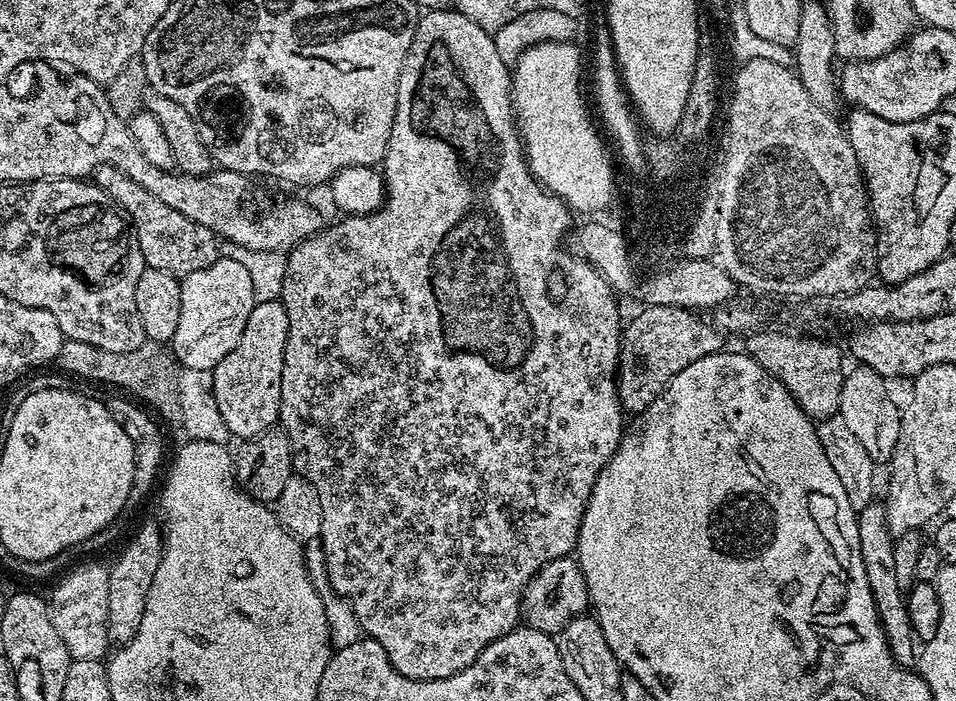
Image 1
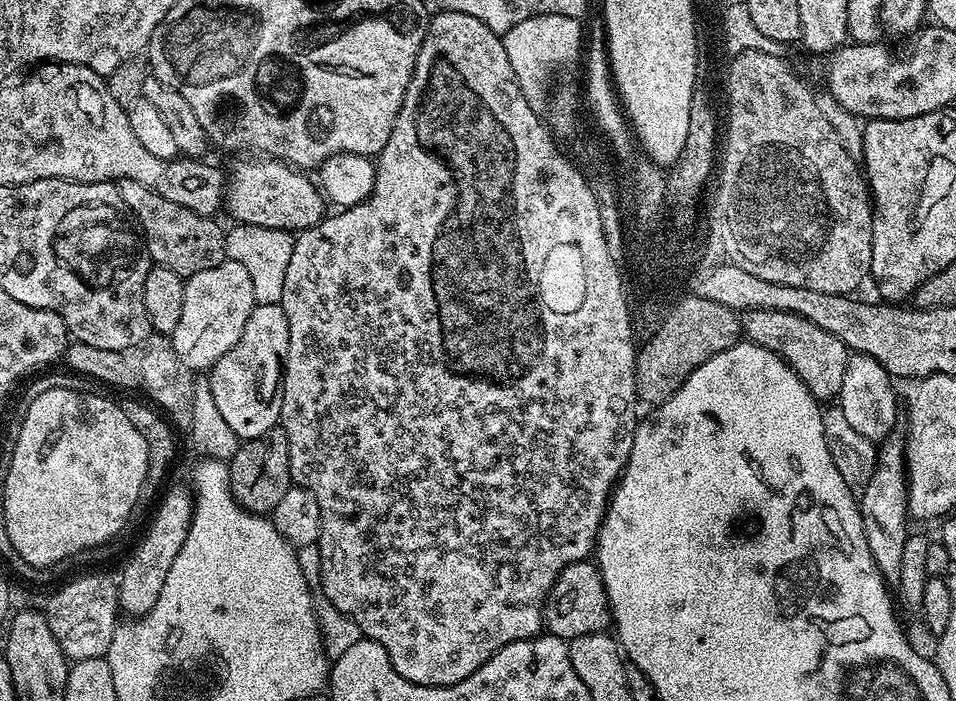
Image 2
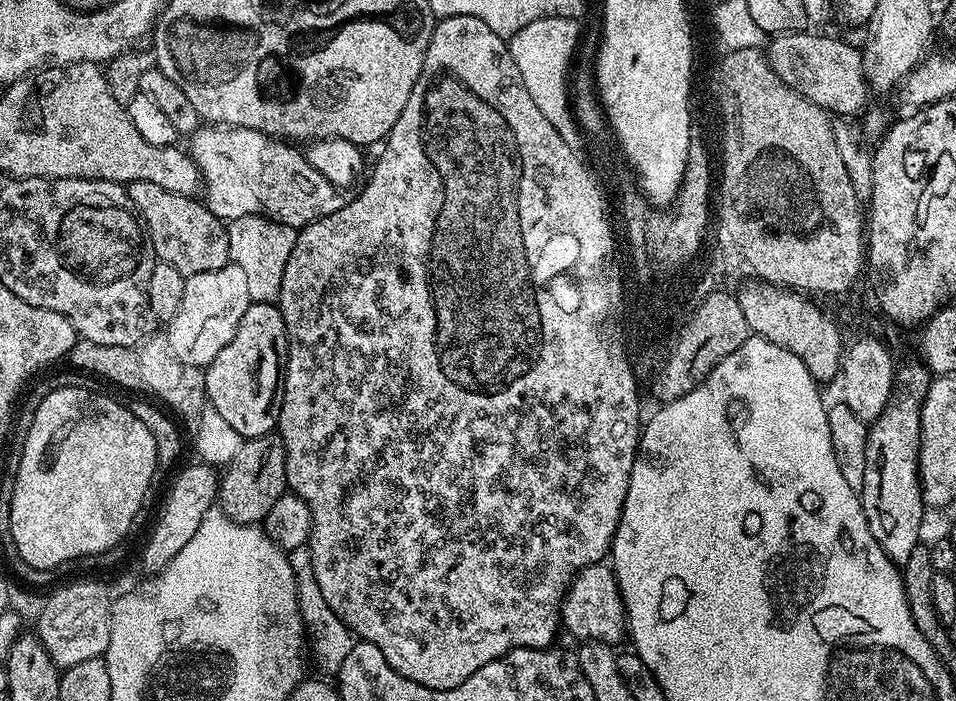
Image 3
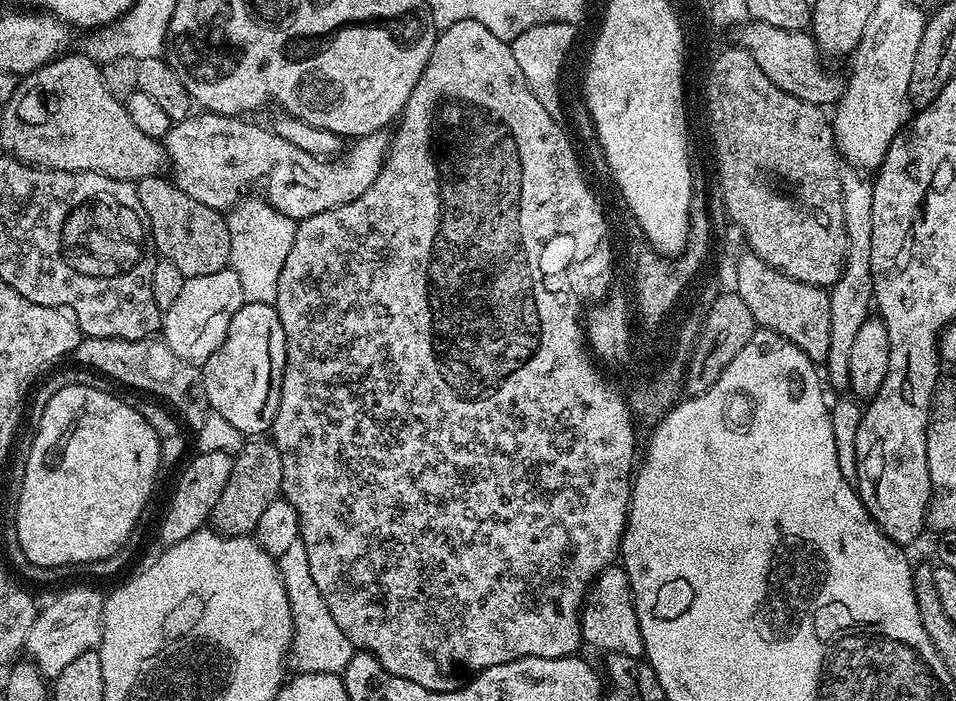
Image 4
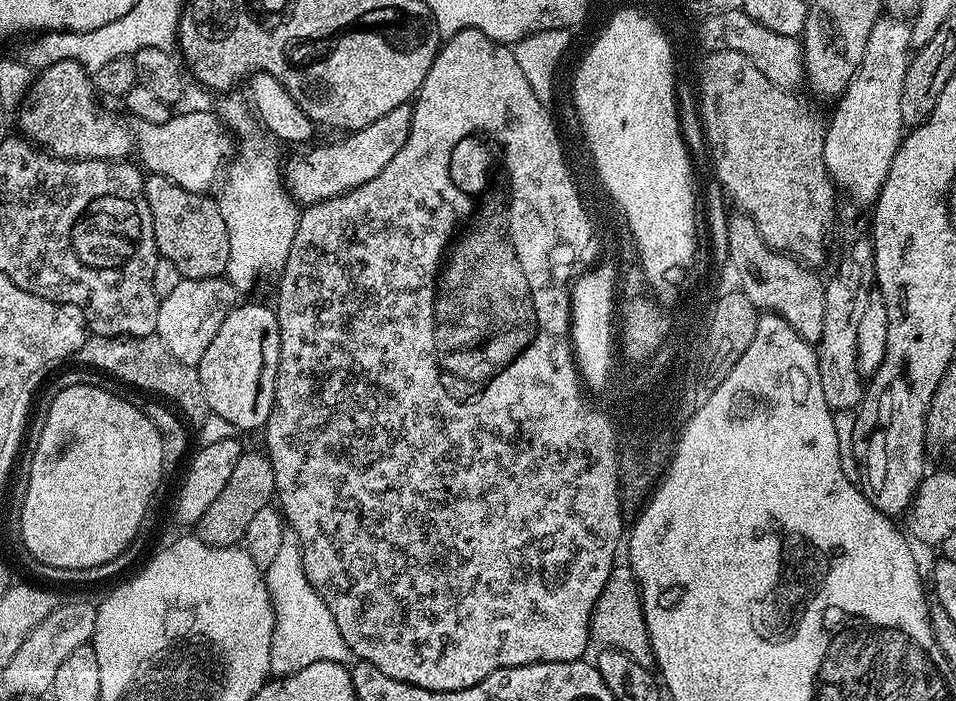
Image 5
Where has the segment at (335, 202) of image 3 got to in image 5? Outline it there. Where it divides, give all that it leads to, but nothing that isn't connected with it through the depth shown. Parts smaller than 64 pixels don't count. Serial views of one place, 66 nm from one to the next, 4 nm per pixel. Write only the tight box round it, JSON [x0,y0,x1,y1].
[131,104,412,206]

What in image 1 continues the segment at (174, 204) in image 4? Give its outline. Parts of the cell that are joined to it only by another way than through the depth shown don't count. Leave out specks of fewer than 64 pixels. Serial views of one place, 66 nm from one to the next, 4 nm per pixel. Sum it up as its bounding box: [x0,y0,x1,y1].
[94,164,222,278]

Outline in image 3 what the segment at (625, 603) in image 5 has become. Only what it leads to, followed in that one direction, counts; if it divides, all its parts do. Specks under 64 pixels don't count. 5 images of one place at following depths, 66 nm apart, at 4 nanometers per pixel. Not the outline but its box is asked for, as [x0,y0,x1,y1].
[560,562,628,645]

